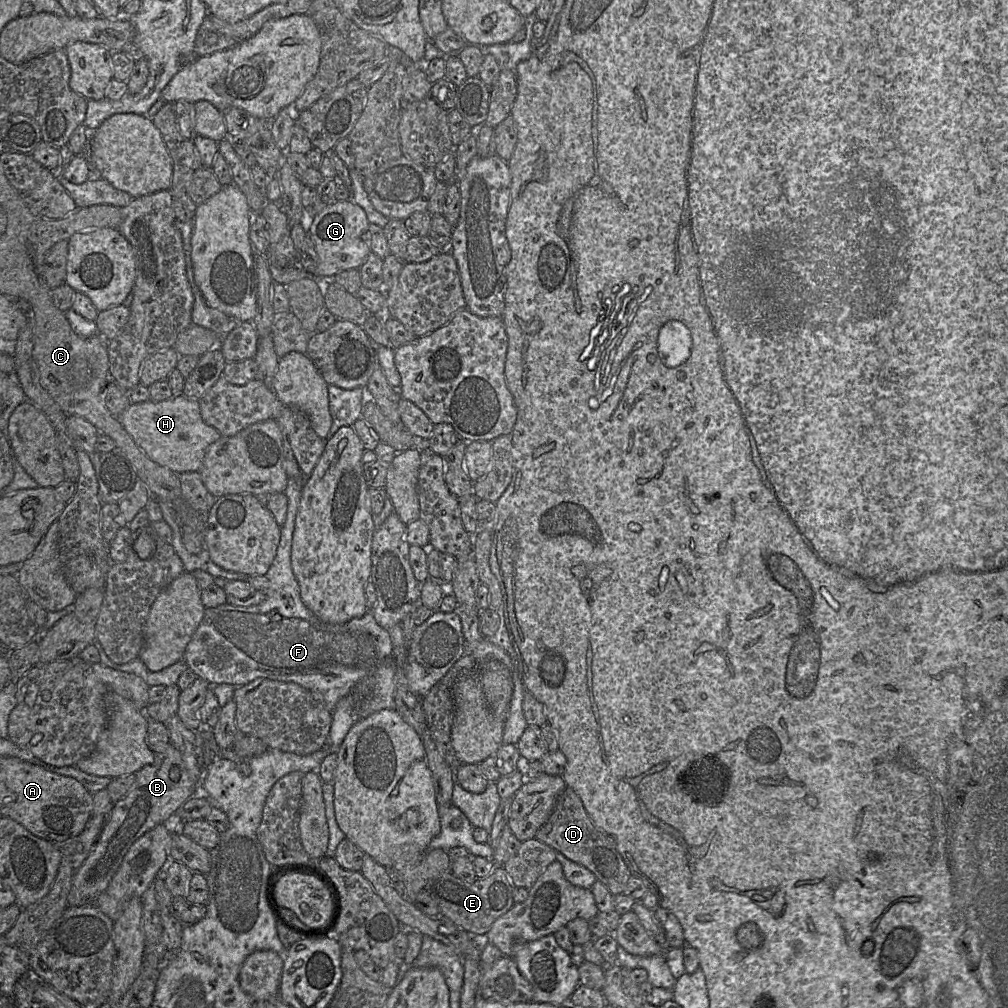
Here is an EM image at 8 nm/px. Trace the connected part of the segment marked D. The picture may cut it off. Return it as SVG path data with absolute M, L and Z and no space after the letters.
M566 787L558 796L547 822L535 838L563 854L569 860L590 870L613 895L623 894L631 873L617 850L616 840L594 825L581 798L572 788Z

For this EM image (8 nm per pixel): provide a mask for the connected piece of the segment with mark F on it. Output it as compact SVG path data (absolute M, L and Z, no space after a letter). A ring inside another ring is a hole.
M288 478L288 484L284 491L288 499L287 517L285 523L281 527L280 541L276 551L275 558L271 566L269 567L267 573L265 574L265 576L271 582L272 595L266 596L266 599L263 602L255 606L235 606L226 602L217 607L205 608L203 619L200 622L195 633L193 634L191 640L186 646L183 659L187 663L188 667L190 667L198 677L207 680L211 684L211 686L226 683L239 687L246 685L258 678L278 680L282 682L294 682L313 692L323 701L324 705L328 710L333 711L339 700L343 698L345 695L347 695L351 688L357 682L359 682L360 680L365 678L369 673L371 673L381 661L388 658L392 658L393 647L388 631L377 624L373 617L372 611L368 610L362 617L353 618L344 624L331 624L323 622L318 617L316 617L301 600L299 584L296 580L296 577L293 573L291 566L292 538L295 527L295 518L297 515L301 499L301 490L302 487L298 482L296 482L296 480Z

